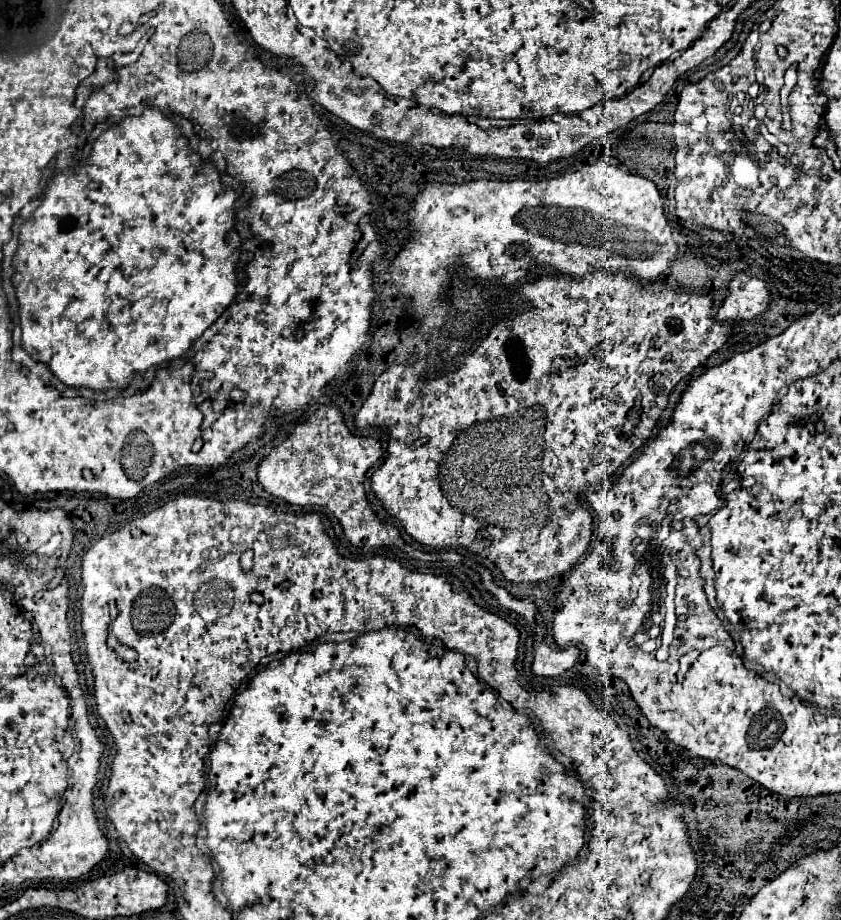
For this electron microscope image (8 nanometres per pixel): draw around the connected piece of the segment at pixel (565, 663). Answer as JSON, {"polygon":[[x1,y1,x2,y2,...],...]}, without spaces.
{"polygon":[[544,641,534,645,532,673,542,677,558,677,578,661,580,651,576,646,566,649,552,649]]}

